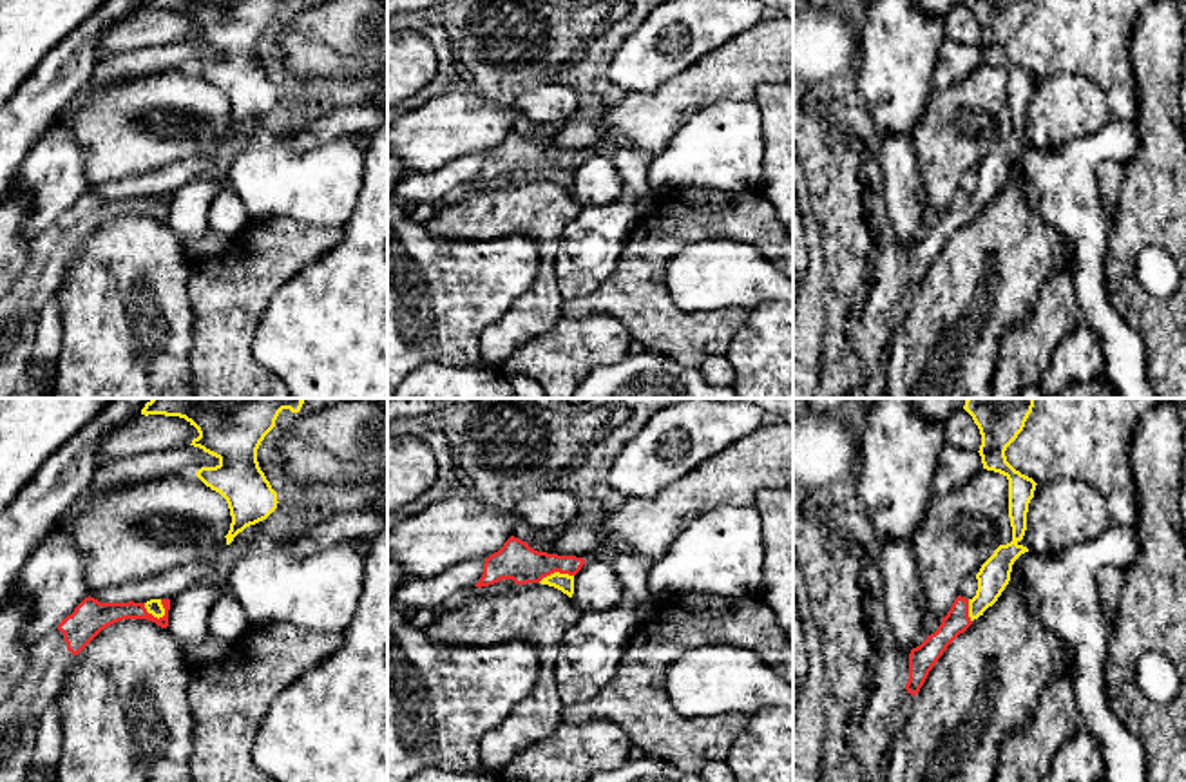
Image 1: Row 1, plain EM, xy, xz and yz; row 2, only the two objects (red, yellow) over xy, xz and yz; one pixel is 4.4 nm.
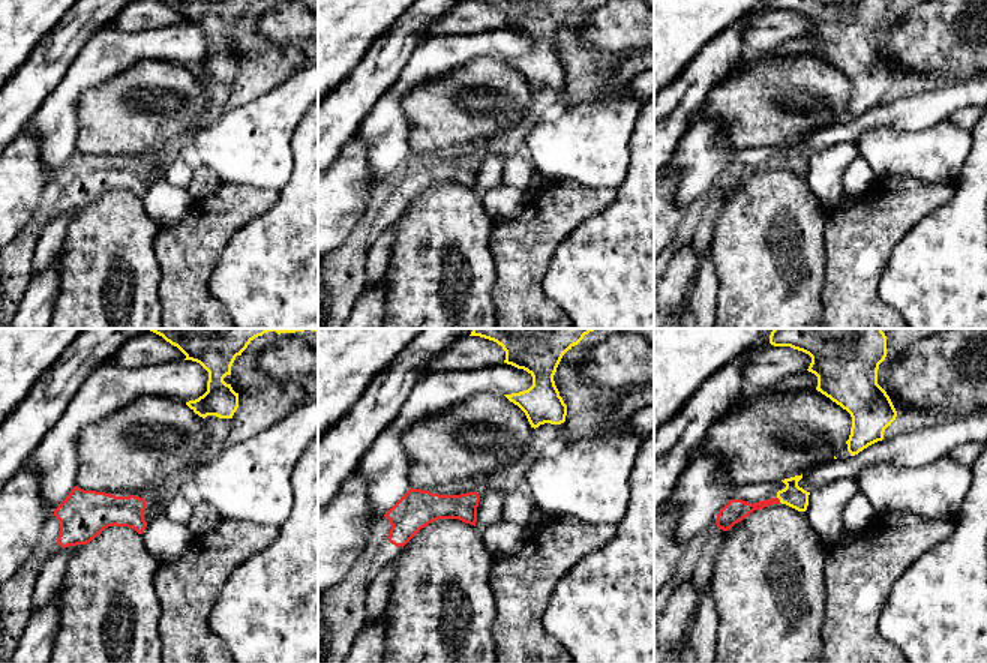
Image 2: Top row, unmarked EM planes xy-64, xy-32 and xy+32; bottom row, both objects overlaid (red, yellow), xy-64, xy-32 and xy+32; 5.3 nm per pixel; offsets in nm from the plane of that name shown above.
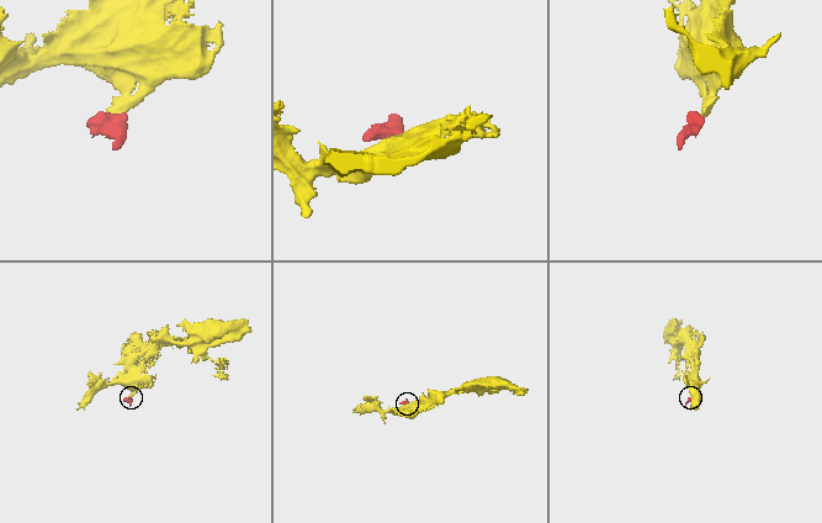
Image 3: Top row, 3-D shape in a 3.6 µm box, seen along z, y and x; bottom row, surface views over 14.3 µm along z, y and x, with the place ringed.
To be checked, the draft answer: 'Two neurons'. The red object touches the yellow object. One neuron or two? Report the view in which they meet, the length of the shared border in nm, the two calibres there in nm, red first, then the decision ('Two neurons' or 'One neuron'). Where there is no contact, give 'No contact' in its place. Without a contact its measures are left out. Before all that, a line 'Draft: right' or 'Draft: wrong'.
Draft: wrong
Touches red in xy. Shared border 120 nm. Thickness 140 nm (red) against 70 nm. One neuron

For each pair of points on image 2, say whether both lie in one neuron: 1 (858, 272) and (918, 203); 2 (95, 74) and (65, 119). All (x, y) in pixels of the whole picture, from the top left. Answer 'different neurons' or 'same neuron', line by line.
1: same neuron
2: same neuron

